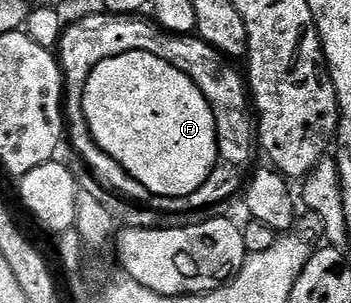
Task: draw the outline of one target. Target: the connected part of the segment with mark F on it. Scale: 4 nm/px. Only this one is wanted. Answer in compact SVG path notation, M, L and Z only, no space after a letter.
M132 51L131 53L123 53L119 57L111 57L99 65L95 65L93 71L87 77L87 85L82 95L82 105L91 137L97 143L99 149L114 158L125 172L131 177L135 177L135 181L139 181L139 185L144 185L156 198L178 199L195 193L195 189L199 189L199 185L203 185L203 181L207 181L207 177L212 173L214 165L217 164L217 127L215 125L215 116L211 111L211 105L207 103L206 97L196 87L192 76L151 53Z

